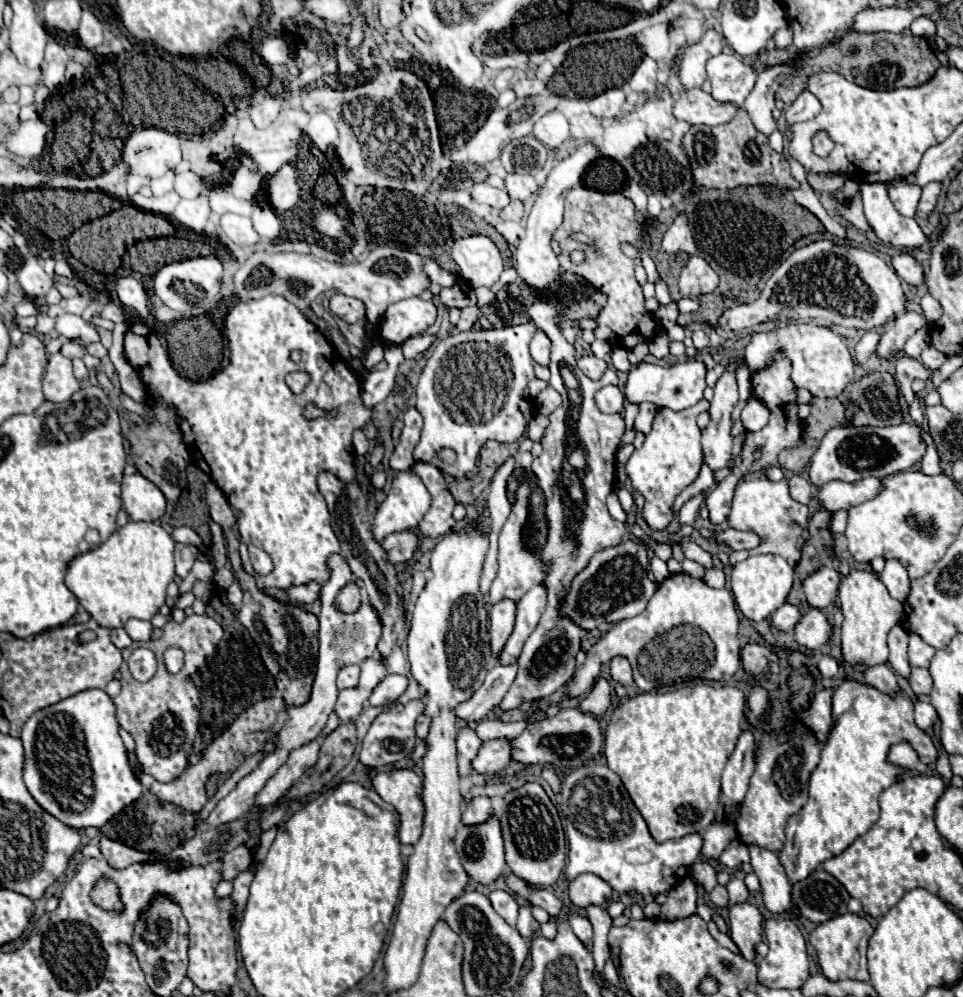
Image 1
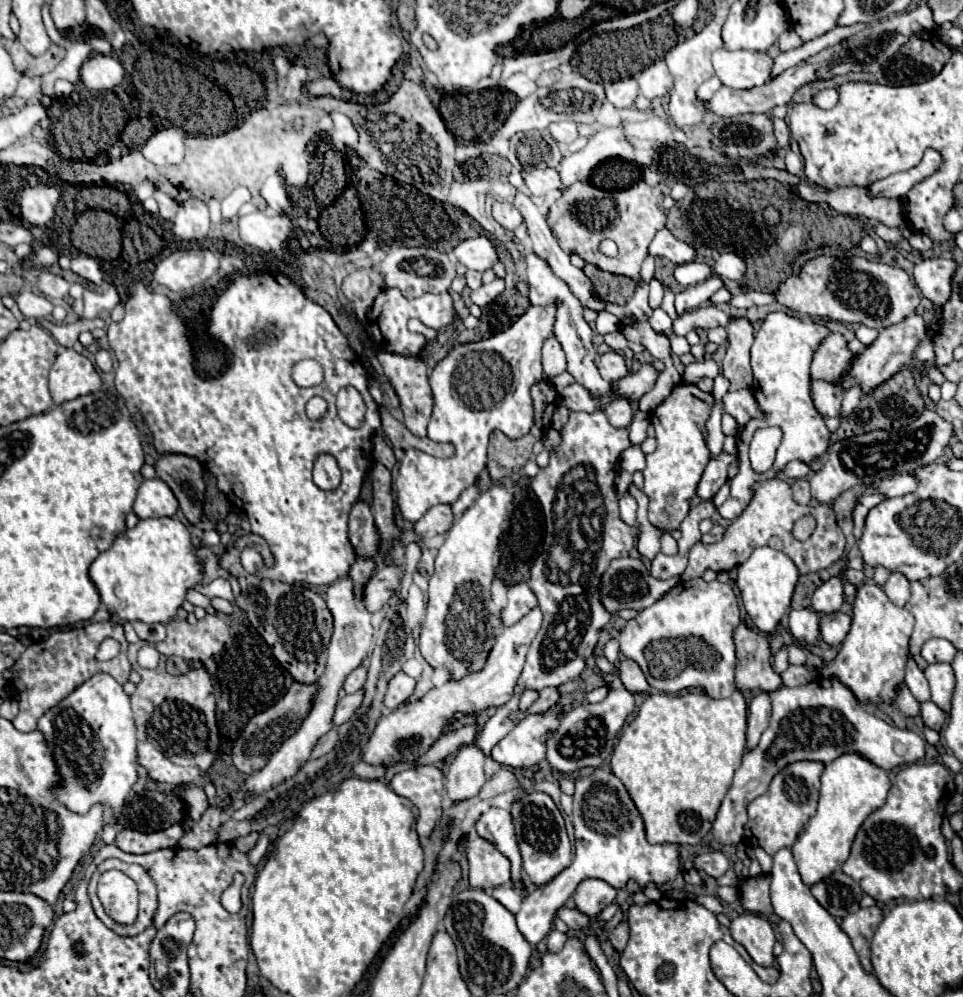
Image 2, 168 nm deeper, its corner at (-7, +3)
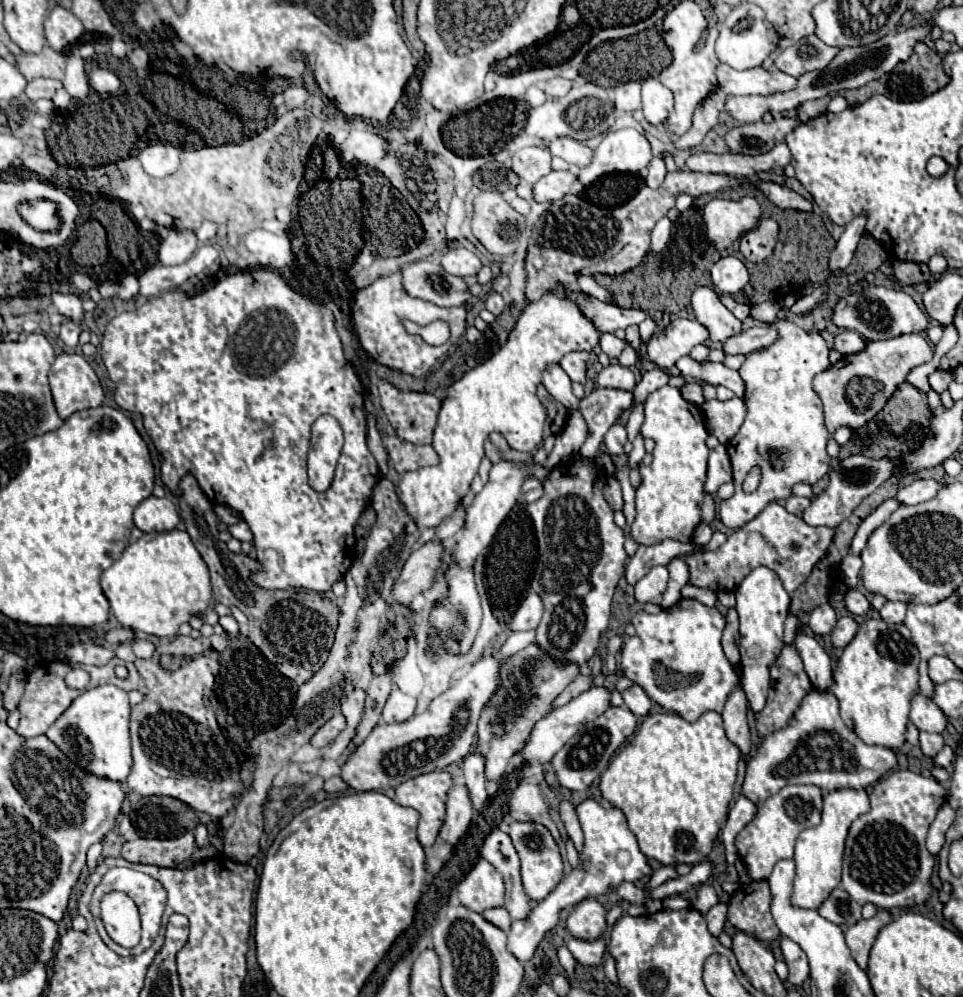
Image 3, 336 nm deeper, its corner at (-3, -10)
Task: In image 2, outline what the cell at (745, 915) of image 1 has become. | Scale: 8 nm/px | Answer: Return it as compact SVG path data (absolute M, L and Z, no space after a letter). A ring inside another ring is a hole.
M741 913L731 921L731 935L737 943L741 943L751 959L761 967L773 967L775 955L775 933L769 921L755 913Z

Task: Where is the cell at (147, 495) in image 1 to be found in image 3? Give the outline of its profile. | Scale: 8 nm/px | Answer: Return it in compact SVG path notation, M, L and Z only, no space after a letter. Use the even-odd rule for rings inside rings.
M145 498L135 508L135 526L141 532L165 532L179 524L179 514L169 498Z

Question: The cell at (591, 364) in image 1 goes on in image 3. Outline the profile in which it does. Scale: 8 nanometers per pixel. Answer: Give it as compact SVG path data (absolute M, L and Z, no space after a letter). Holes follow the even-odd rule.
M609 364L599 372L597 378L599 388L619 388L619 390L633 390L635 388L635 374L633 370L621 364Z

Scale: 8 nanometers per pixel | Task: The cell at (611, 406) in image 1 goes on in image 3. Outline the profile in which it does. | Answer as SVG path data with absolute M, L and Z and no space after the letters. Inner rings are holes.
M621 424L611 426L609 432L605 434L605 440L603 440L603 442L605 442L605 446L607 446L607 450L609 450L611 454L615 454L615 456L623 454L623 444L627 442L625 426L621 426Z

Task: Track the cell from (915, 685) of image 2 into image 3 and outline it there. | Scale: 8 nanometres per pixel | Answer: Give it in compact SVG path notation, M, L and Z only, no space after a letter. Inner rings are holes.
M913 694L911 698L911 714L909 720L919 728L919 730L927 730L927 732L943 732L947 718L943 716L943 712L923 694Z

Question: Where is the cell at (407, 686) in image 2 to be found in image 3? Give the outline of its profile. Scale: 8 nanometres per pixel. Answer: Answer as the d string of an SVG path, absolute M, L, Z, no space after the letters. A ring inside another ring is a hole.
M395 688L383 708L383 720L385 722L405 722L407 718L413 716L413 712L415 712L415 698Z

